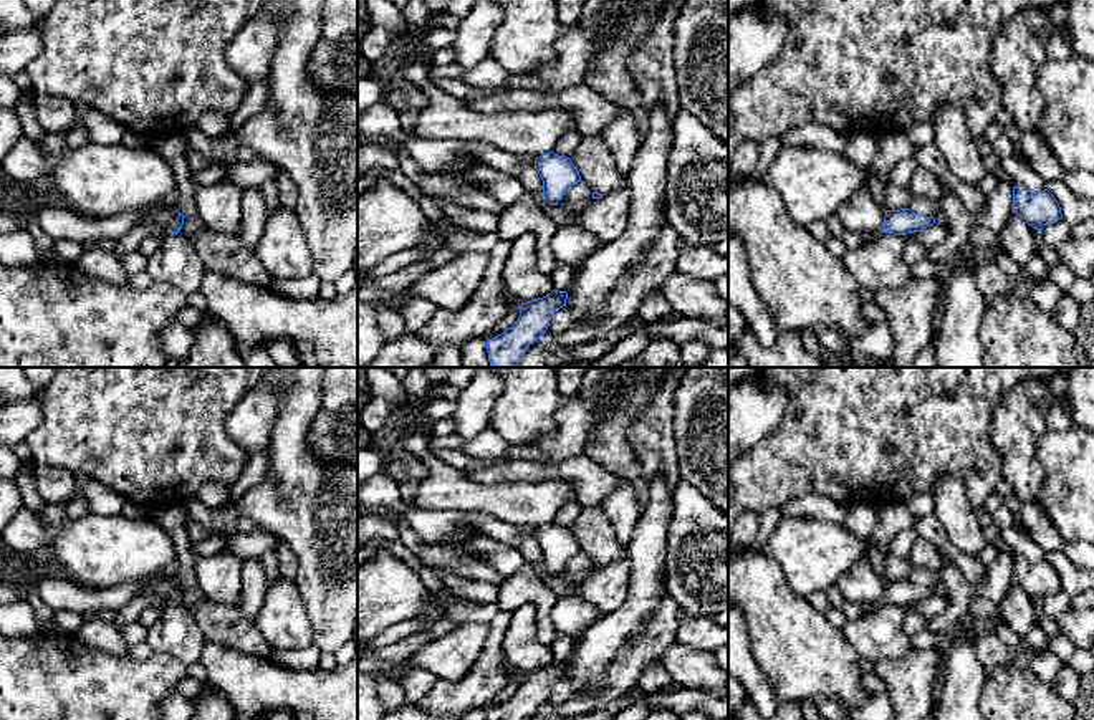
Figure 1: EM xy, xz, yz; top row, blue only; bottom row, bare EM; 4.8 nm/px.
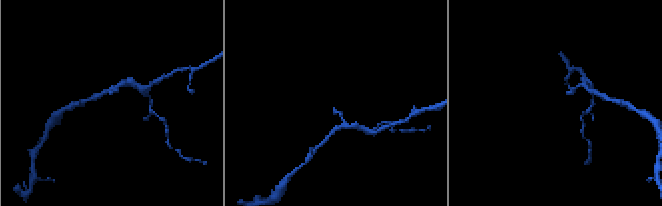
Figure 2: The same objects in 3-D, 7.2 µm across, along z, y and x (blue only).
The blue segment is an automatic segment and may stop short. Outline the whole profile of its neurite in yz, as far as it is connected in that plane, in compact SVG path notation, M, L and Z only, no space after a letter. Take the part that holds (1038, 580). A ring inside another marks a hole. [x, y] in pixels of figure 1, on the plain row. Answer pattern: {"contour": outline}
{"contour": "M1021 554L1013 558L1011 581L1036 601L1063 589L1061 578L1048 559L1031 563Z"}

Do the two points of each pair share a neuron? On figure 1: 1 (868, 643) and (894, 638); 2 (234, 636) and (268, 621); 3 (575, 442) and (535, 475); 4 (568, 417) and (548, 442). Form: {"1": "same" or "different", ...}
{"1": "same", "2": "different", "3": "different", "4": "same"}

